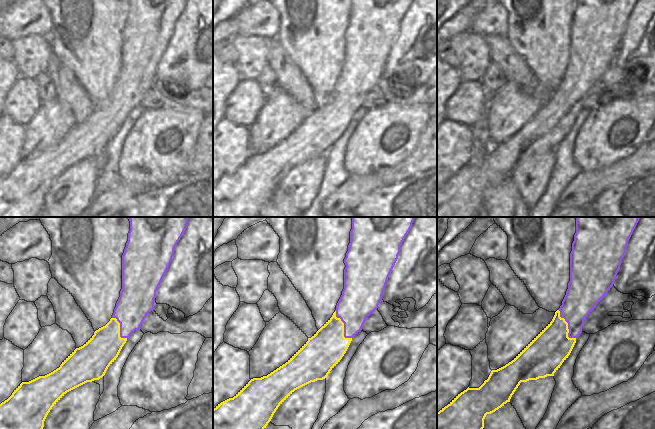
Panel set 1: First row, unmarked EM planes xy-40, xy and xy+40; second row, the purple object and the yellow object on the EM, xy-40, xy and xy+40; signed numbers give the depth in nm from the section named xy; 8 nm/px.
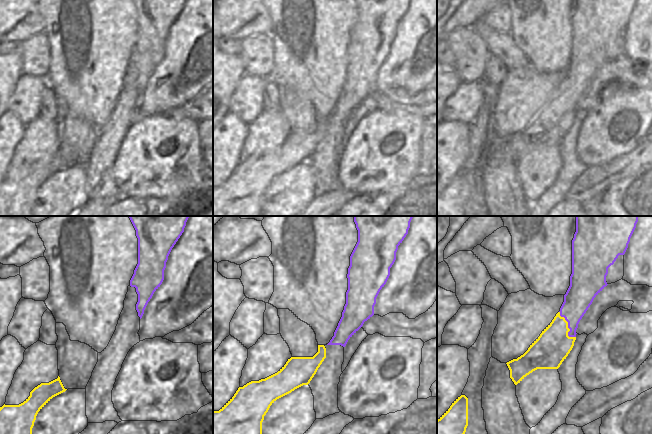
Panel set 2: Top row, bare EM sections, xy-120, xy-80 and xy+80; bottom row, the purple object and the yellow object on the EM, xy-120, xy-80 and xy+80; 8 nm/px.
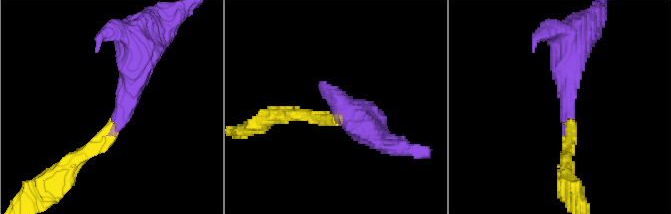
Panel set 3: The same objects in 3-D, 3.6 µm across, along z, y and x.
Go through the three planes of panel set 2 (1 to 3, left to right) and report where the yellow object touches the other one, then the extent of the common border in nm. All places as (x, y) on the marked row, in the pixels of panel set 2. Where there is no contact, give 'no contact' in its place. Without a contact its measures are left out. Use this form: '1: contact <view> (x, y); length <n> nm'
1: no contact
2: no contact
3: contact xy+80 (568, 326); length 260 nm

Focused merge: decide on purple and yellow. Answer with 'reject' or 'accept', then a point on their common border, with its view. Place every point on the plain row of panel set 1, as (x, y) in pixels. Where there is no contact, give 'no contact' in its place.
accept; contact xy+40 (568, 102)

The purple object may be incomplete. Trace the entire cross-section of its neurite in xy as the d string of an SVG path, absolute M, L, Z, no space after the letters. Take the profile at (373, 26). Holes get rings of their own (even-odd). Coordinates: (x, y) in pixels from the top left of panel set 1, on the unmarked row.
M352 0L350 19L344 35L344 65L332 93L282 142L261 154L251 155L233 174L213 185L213 217L260 217L260 211L278 183L297 165L325 155L346 129L352 114L361 106L366 95L383 77L388 53L398 35L400 23L412 0Z

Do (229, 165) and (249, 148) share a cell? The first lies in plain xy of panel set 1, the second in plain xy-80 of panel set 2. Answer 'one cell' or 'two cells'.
two cells

